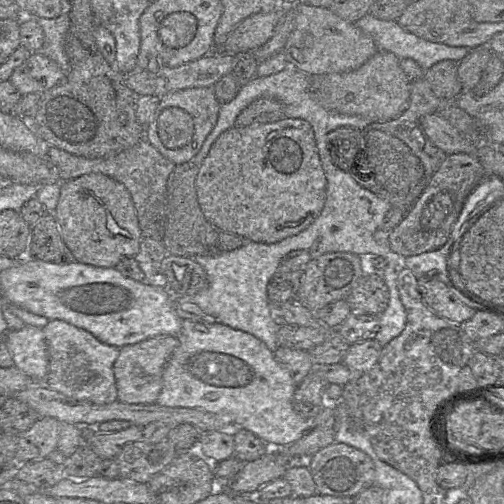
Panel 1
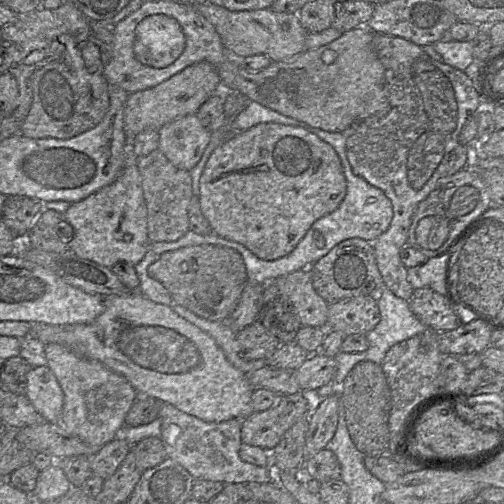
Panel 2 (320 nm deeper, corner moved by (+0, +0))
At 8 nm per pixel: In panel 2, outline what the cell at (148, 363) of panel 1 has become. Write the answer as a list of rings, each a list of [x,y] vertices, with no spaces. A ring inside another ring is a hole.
[[[161,404],[158,418],[161,420],[160,438],[165,446],[167,458],[183,466],[195,480],[203,479],[223,484],[263,484],[274,480],[273,465],[260,467],[241,460],[239,449],[242,444],[243,419],[235,418],[220,423],[205,422],[170,404]]]

